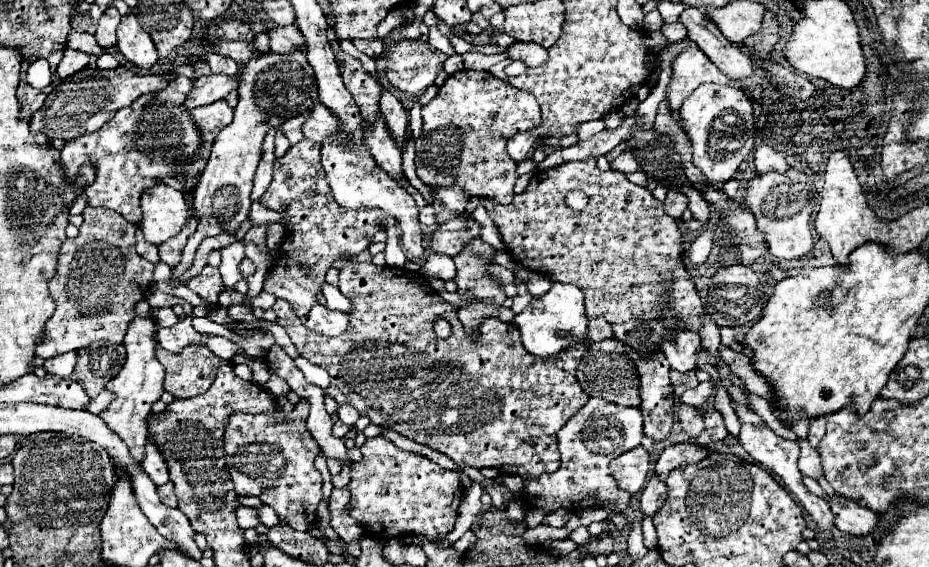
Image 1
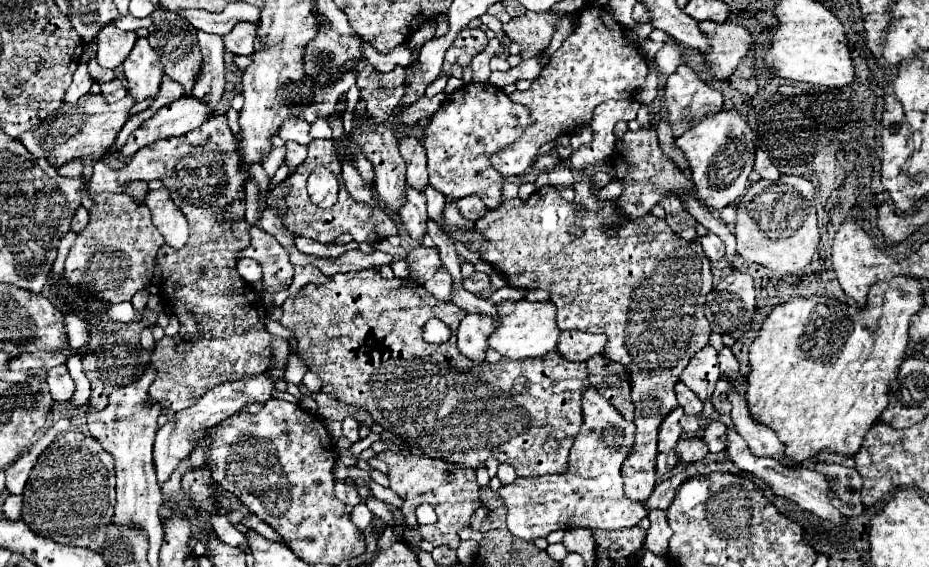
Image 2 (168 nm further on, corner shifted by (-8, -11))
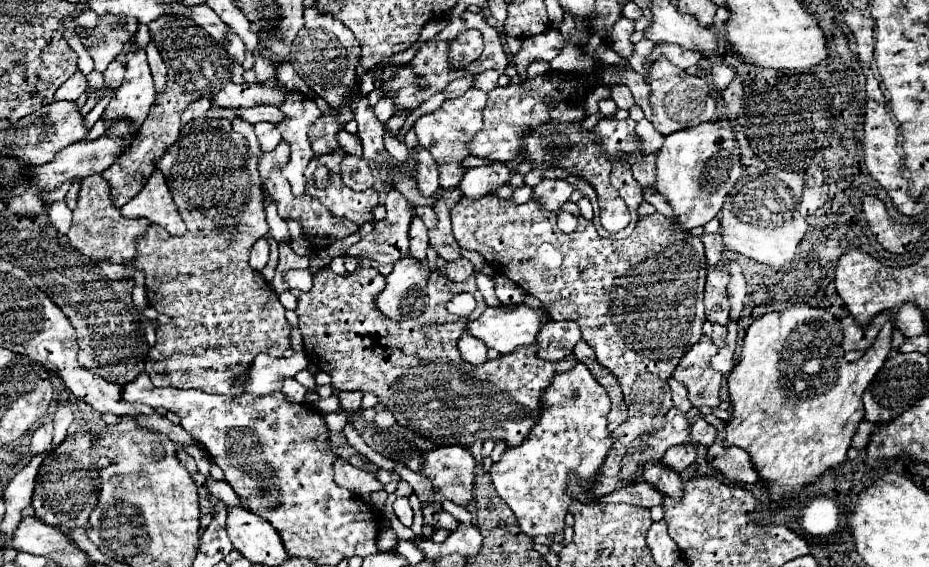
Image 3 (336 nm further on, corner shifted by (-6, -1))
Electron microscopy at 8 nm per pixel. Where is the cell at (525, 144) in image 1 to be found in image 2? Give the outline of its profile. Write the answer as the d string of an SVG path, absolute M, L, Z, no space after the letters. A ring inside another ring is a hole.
M587 6L577 20L575 32L563 42L563 46L553 54L551 64L543 68L541 76L533 80L527 92L515 90L509 98L517 104L529 108L533 124L521 134L515 144L493 154L493 168L503 176L527 172L539 148L561 134L571 134L577 126L589 124L597 104L605 100L623 100L645 82L649 66L639 50L627 42L623 26L613 20L613 16L601 6Z

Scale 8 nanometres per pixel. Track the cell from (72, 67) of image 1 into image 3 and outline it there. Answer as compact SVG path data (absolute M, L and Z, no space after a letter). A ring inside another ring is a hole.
M77 70L67 82L63 82L63 86L59 86L59 90L55 92L55 100L77 100L85 90L87 76L81 70Z

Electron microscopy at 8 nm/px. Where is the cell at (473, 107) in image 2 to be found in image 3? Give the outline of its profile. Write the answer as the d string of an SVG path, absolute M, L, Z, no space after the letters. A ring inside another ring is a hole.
M469 88L463 96L445 100L443 106L431 114L421 116L415 122L415 132L419 138L419 144L431 152L439 166L439 186L441 188L457 188L463 180L467 168L463 166L463 160L471 154L471 140L477 132L483 130L483 106L487 104L487 94L479 88Z

